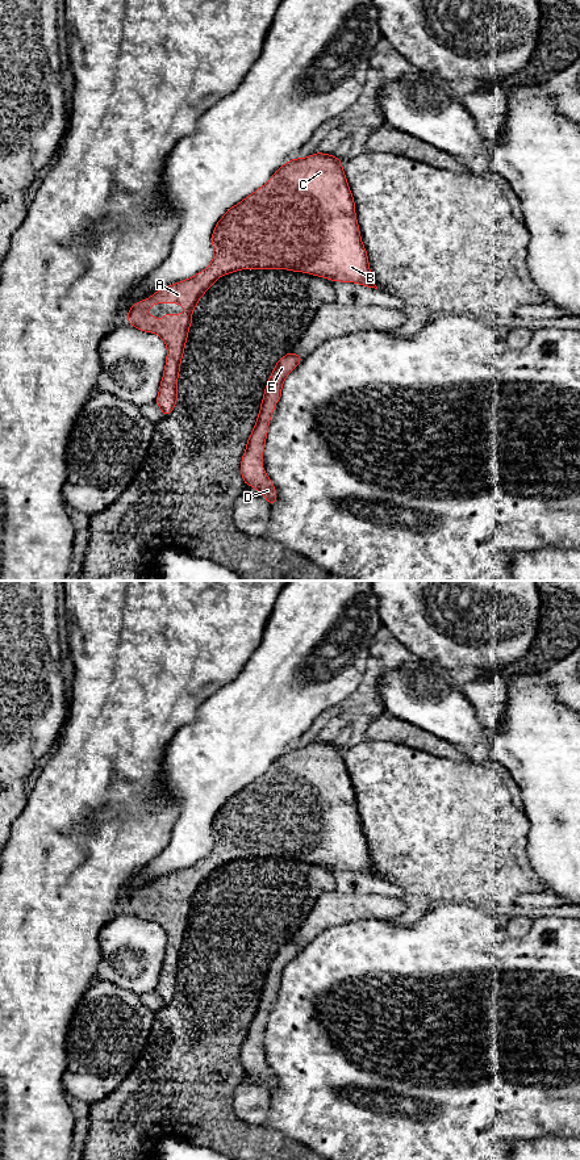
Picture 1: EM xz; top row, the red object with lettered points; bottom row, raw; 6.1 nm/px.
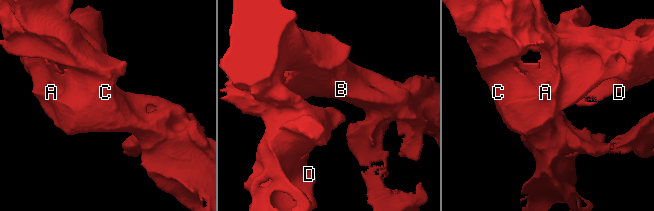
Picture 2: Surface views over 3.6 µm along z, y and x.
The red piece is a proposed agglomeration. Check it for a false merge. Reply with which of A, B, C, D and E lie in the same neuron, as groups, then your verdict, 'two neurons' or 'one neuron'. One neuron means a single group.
A B C D E | one neuron

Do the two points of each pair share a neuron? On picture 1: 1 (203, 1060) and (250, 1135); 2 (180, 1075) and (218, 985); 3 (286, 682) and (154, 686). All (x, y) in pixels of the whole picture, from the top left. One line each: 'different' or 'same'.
1: same
2: same
3: different

